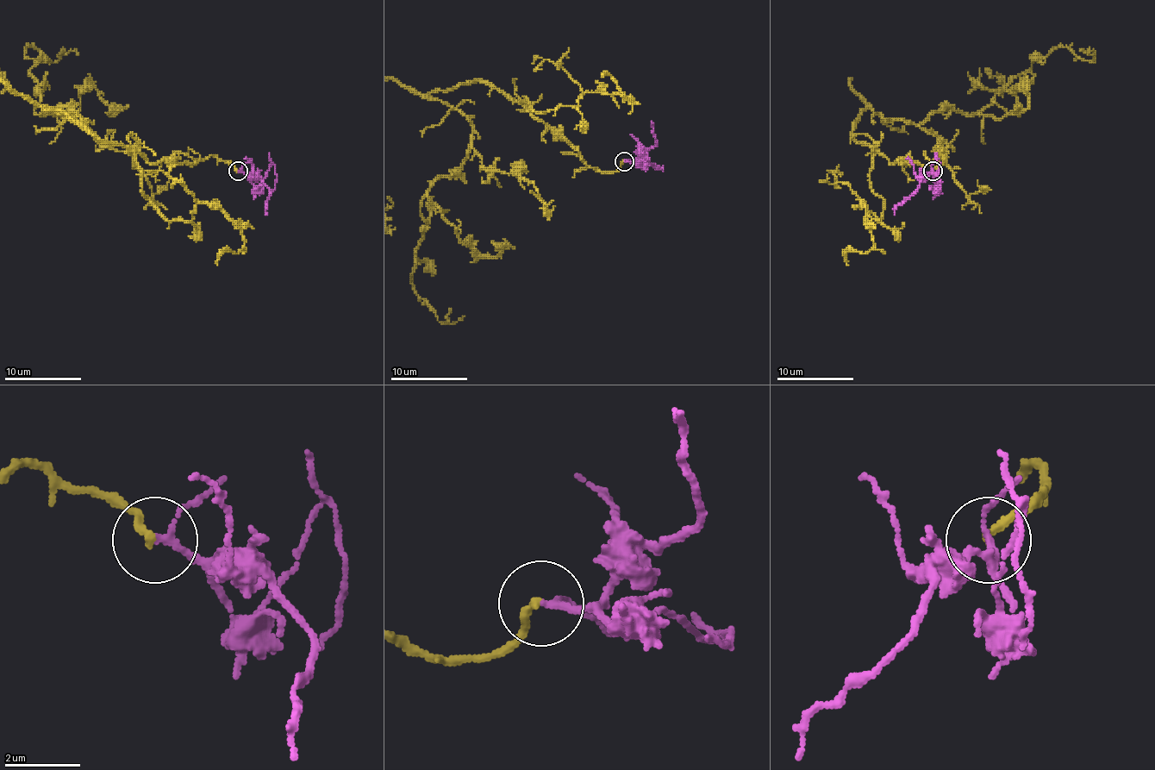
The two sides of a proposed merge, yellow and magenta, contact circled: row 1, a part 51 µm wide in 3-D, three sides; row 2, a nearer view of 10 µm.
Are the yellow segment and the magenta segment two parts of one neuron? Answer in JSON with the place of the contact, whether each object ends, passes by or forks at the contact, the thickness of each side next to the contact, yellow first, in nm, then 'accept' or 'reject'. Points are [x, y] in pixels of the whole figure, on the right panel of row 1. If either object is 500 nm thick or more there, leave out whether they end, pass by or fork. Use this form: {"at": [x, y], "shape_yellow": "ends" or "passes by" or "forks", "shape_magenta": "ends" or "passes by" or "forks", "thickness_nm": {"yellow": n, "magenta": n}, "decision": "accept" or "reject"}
{"at": [933, 171], "shape_yellow": "ends", "shape_magenta": "passes by", "thickness_nm": {"yellow": 200, "magenta": 140}, "decision": "accept"}

